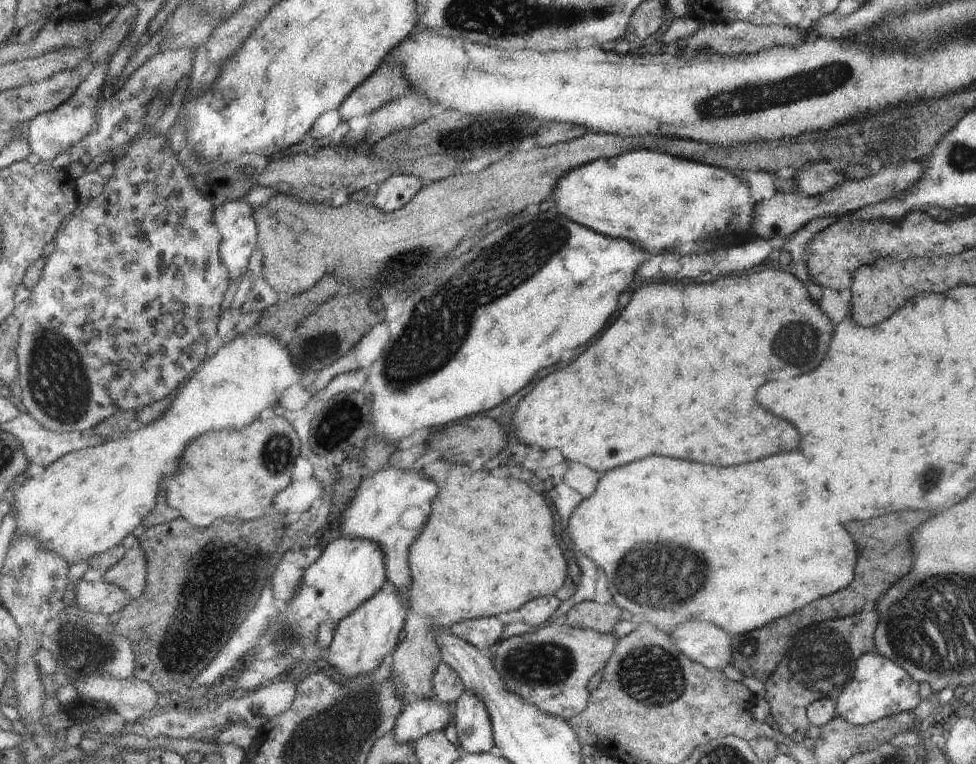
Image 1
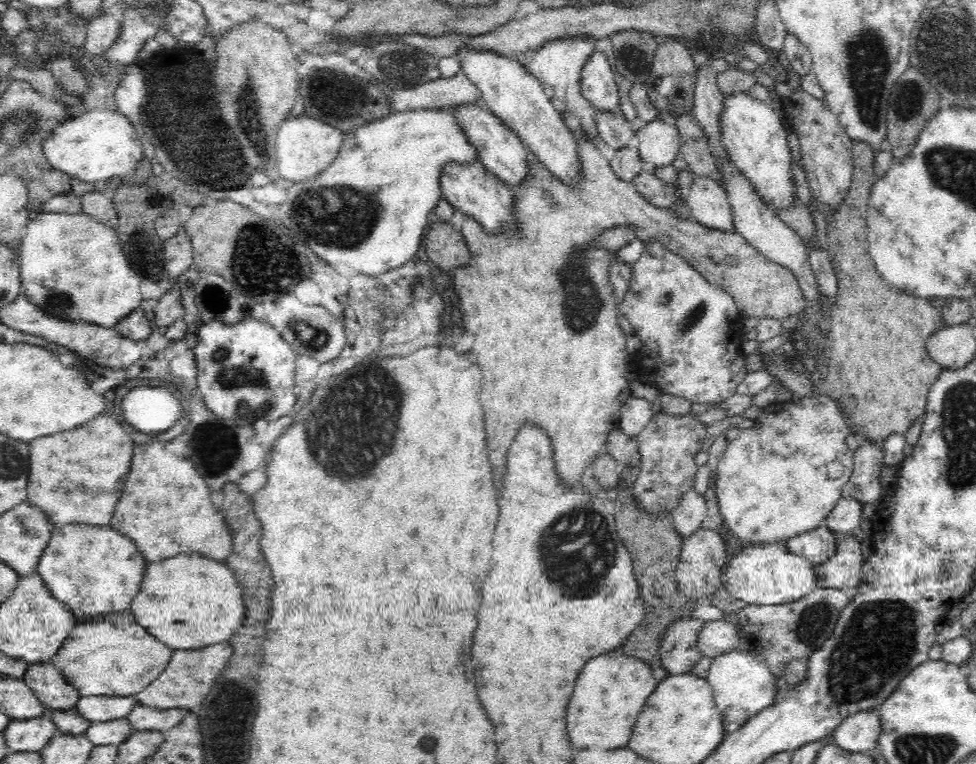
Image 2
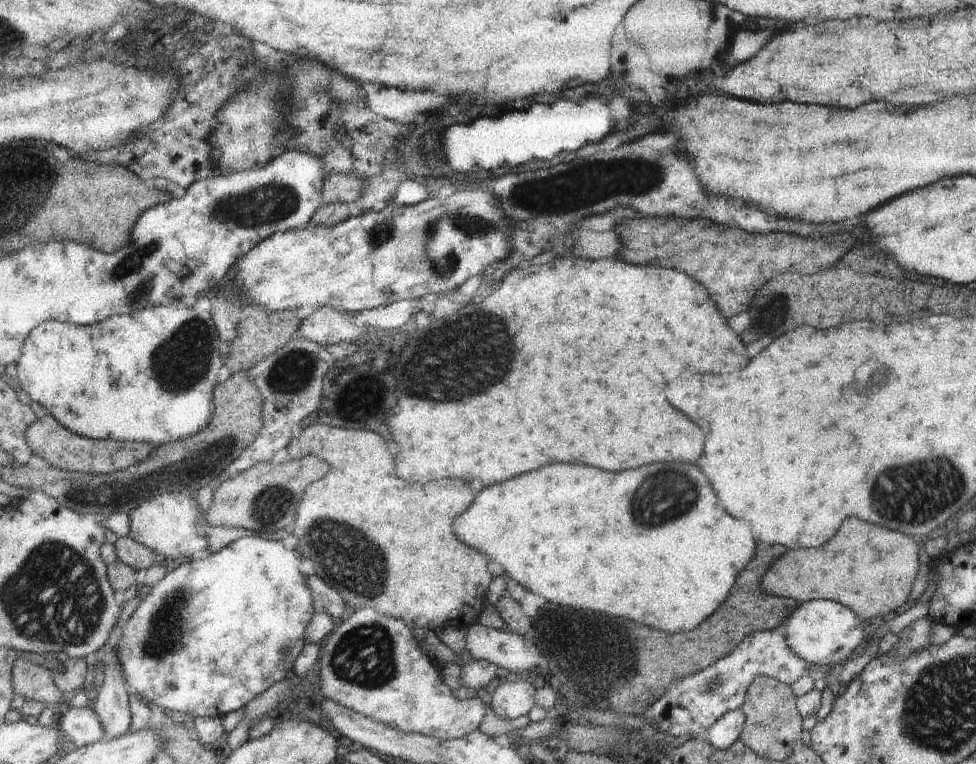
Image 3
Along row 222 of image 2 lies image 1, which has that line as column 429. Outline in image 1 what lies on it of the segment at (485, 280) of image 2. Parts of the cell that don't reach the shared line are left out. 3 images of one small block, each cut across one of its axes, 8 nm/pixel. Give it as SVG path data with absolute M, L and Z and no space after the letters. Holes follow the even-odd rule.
M445 457L440 458L434 463L425 465L421 470L427 478L433 479L441 488L438 497L434 500L433 508L428 516L427 524L423 529L423 532L419 535L419 538L414 542L414 545L410 548L410 567L412 574L414 575L414 581L409 591L411 598L411 608L408 610L406 618L406 625L404 630L406 637L397 646L397 650L393 652L390 660L393 662L392 670L394 676L395 690L400 695L407 697L407 700L417 699L429 699L434 694L434 674L441 664L442 650L437 642L438 632L441 629L451 628L455 623L461 621L468 621L485 617L497 617L498 614L507 614L511 610L519 610L522 606L525 606L530 600L535 600L539 597L546 597L554 595L567 580L567 560L563 556L563 548L561 544L557 542L555 538L555 516L549 508L549 504L545 502L545 496L537 494L527 482L521 482L517 478L495 478L487 468L483 468L480 471L475 471L467 466L466 462L452 463Z

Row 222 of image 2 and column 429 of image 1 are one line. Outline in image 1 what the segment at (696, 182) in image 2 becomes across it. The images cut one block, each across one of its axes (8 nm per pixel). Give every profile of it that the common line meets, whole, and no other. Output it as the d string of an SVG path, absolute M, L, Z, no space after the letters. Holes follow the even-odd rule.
M437 696L409 700L393 730L399 743L411 743L433 732L443 732L452 712Z

